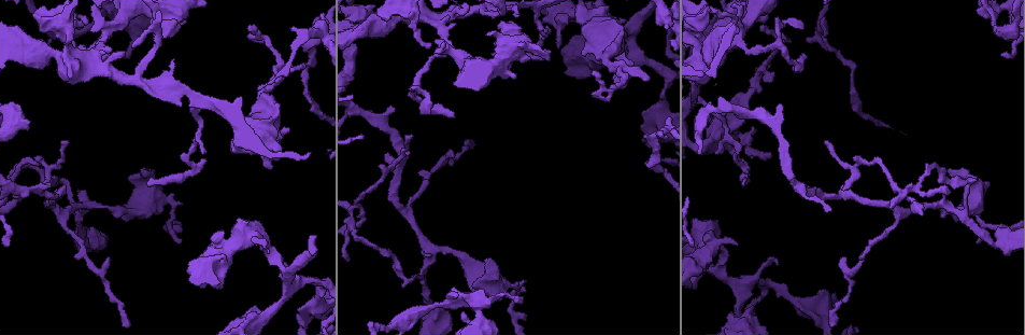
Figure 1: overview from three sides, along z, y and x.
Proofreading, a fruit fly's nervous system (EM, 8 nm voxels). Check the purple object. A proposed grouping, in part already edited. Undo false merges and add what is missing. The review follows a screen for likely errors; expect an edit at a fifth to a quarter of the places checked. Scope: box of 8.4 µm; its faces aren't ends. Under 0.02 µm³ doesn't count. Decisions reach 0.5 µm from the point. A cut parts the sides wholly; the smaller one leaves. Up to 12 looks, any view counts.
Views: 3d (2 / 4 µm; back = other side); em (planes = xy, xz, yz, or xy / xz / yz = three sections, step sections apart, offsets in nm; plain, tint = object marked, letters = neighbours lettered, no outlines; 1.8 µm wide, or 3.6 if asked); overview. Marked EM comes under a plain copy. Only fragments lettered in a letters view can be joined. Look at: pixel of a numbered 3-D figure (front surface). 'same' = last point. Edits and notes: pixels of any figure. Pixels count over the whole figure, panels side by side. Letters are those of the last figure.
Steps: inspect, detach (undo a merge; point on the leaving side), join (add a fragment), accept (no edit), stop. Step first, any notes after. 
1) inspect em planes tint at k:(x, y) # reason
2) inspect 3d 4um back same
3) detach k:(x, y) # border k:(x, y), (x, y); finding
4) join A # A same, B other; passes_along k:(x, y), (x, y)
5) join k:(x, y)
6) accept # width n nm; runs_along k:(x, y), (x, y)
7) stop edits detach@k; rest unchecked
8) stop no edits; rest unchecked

inspect 3d 4um at 1:(471, 61) # calibre changes

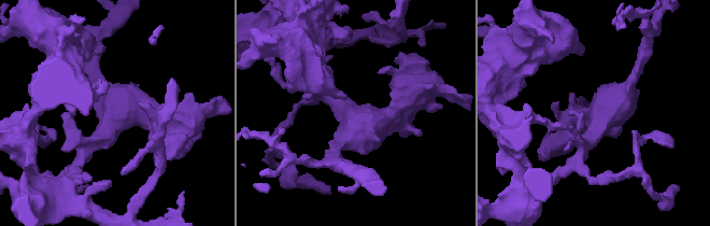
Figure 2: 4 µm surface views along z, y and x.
inspect em 3.6um planes tint at 2:(110, 126) # need the tissue

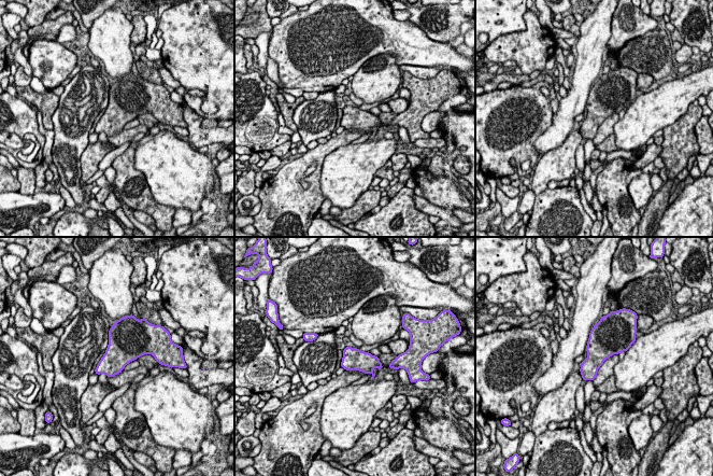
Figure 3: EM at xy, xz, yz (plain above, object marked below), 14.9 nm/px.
inspect em 3.6um planes letters same

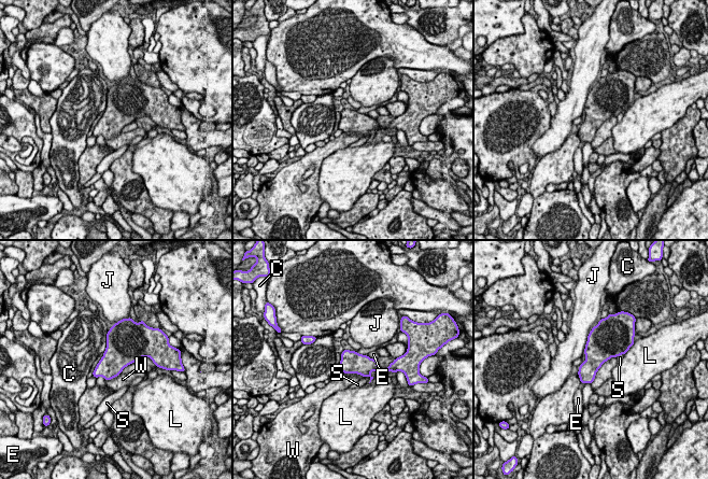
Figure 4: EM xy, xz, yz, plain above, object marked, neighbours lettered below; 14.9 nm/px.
accept # longest_contact W 550 nm; C other, E other, J other, L other, S other, W other; border 4:(616, 356), (602, 365), (590, 383); continuous, no second neuron

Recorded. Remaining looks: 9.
inspect em planes letters at 1:(99, 62) # four-way junction

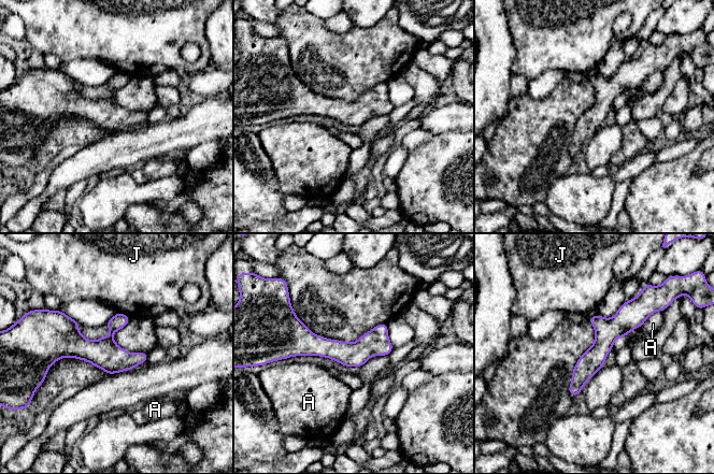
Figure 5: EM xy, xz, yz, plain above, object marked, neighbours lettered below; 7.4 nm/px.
accept # width 170 nm; A other, J other; continuous, no second neuron

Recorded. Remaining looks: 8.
inspect em planes letters at 1:(461, 311)

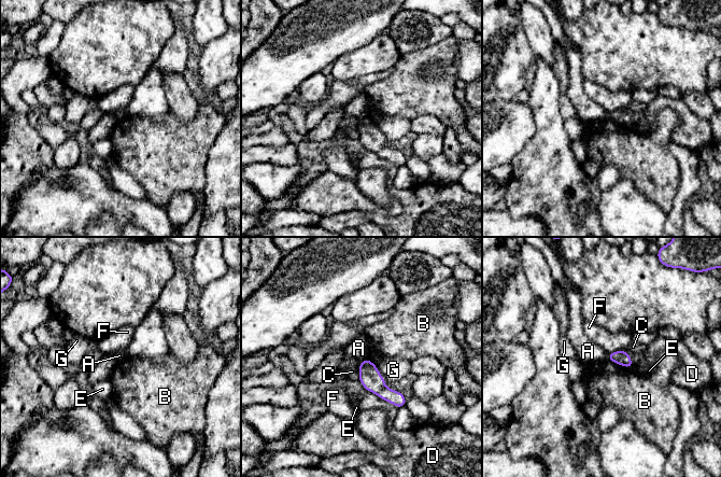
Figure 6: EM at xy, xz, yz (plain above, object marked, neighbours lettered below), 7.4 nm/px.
accept # A other, B other, C other, D other, E other, F other, G other; border 6:(367, 358), (362, 362); no lettered fragment goes on from it

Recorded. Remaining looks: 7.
inspect 3d 4um at 1:(796, 303) # calibre changes

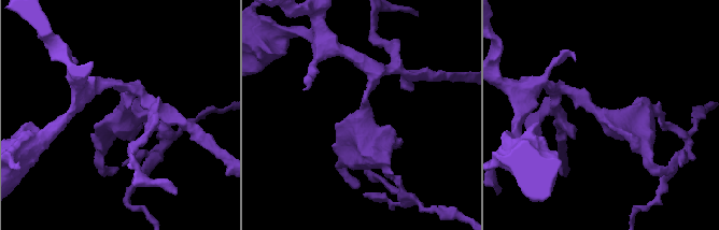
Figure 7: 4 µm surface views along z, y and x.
inspect em planes letters at 7:(603, 113) # arm_widths 180, 360 nm

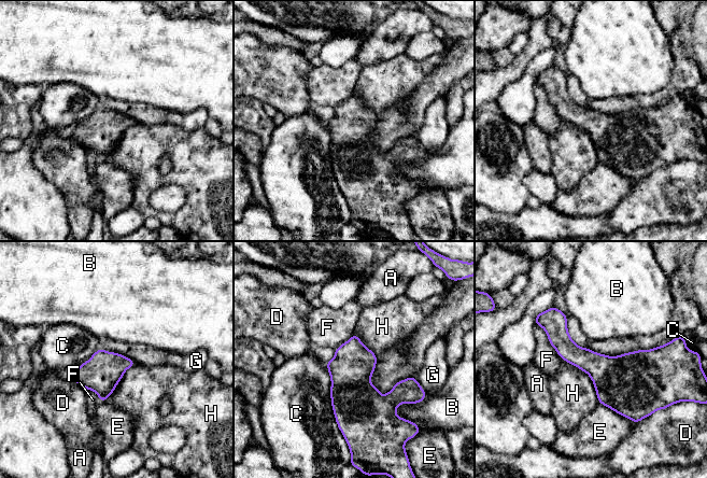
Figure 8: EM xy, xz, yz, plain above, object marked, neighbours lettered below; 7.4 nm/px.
accept # A other, B other, C other, D other, E other, F other, G other, H other; border 8:(566, 362), (589, 376), (598, 403); all the same neuron

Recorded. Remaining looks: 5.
inspect em xy step 8 tint at 1:(425, 291) # thin arm on a thick one

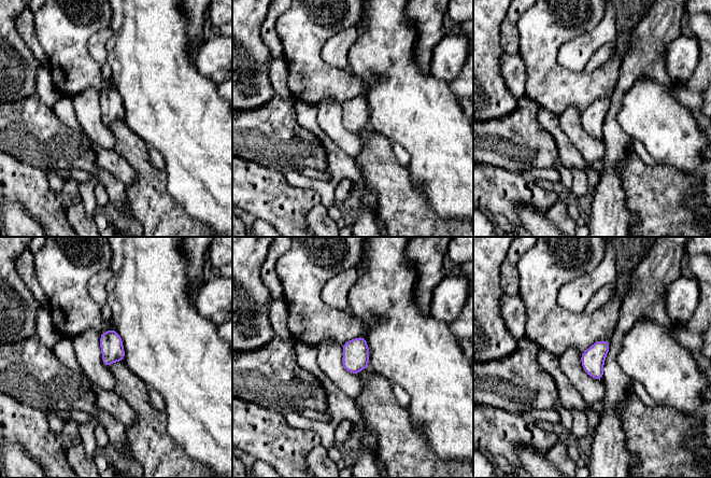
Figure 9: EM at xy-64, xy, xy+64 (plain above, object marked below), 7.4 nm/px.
inspect em yz step 8 letters same

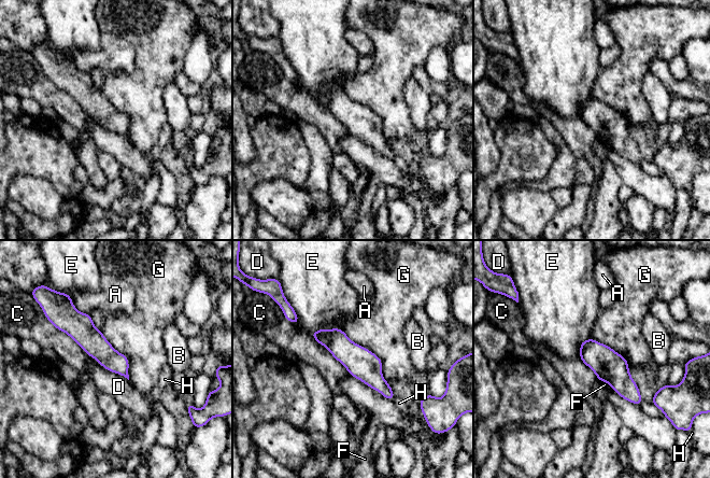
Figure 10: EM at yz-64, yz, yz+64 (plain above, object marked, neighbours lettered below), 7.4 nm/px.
accept # A other, B other, C other, D other, E other, F other, G other, H other; border 10:(50, 321), (90, 356); all the same neuron

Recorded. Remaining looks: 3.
stop no edits; rest unchecked

